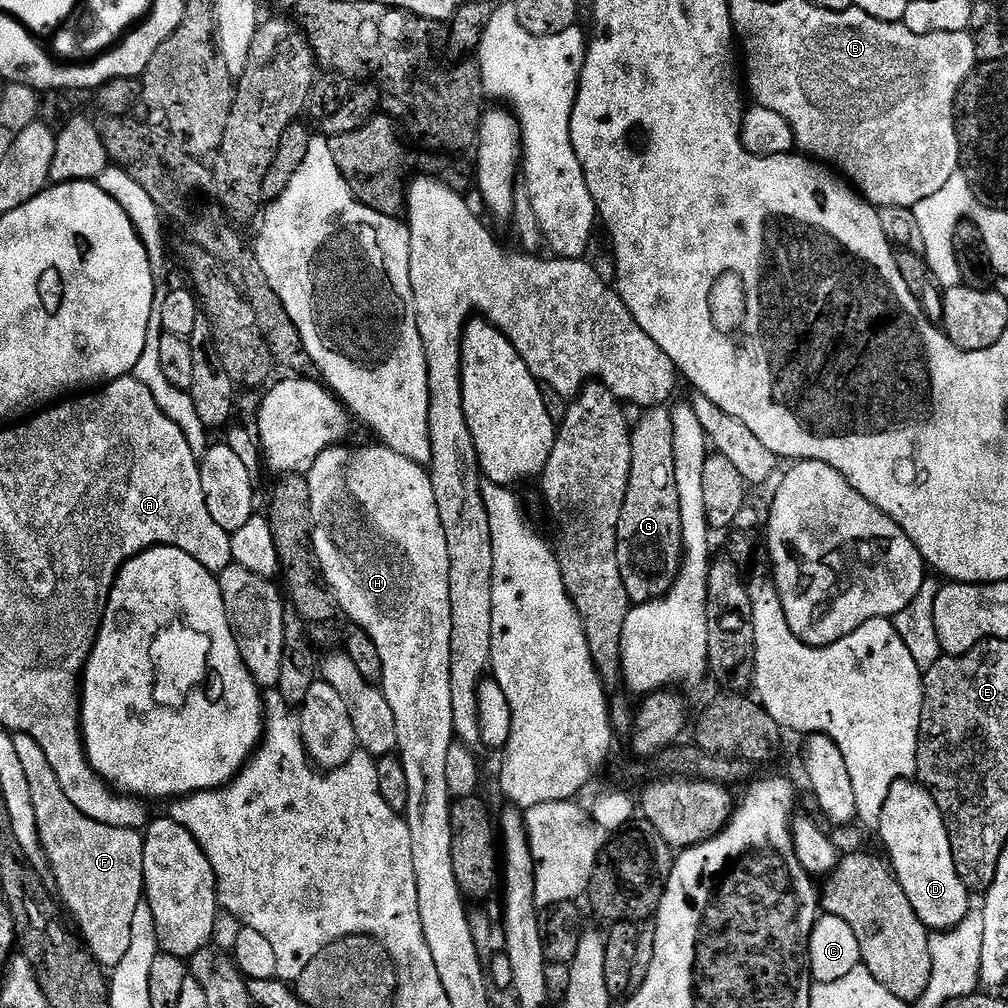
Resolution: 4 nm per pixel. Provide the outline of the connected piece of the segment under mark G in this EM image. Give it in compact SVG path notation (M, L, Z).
M657 406L641 411L639 415L640 421L630 428L632 461L616 523L616 557L629 601L647 602L669 587L667 572L671 573L681 559L682 541L680 503L674 482L671 413L667 407Z

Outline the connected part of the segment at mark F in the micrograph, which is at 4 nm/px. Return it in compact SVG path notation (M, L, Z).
M16 734L12 741L18 762L22 762L22 774L26 774L30 785L40 851L43 859L48 859L55 895L66 912L68 907L74 928L76 923L75 931L100 967L116 968L130 946L134 910L138 910L144 900L144 837L134 828L106 826L94 822L94 818L86 818L86 814L62 794L62 786L58 786L58 778L54 778L54 770L50 770L46 754L42 754L34 738Z

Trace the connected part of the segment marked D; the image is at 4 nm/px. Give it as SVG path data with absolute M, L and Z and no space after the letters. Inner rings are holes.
M912 778L896 780L882 806L878 825L880 840L888 851L892 873L906 892L914 914L929 930L947 932L969 913L970 889L958 878L950 850L950 838L942 814L923 784Z

